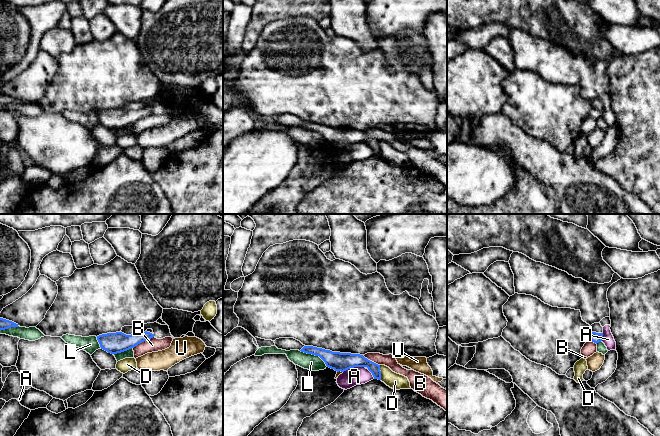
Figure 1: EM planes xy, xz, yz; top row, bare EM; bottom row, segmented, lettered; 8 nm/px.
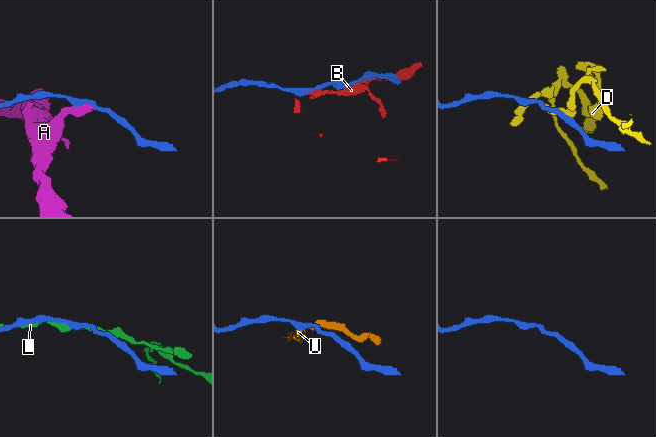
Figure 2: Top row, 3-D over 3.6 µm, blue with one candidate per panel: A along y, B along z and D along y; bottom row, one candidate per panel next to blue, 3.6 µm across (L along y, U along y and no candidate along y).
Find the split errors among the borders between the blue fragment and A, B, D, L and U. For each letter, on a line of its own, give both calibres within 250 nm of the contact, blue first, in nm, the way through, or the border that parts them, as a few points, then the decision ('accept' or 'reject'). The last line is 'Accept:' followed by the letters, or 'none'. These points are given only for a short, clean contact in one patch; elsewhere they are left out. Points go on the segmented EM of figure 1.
A: 150 nm thick on the blue side, 140 nm on the other; border along xz (364, 366), (350, 367), (343, 372); reject
B: 170 nm thick on the blue side, 110 nm on the other; reject
D: 110 nm thick on the blue side, 130 nm on the other; border along xz (379, 365), (381, 379); reject
L: 150 nm thick on the blue side, 130 nm on the other; reject
U: 150 nm thick on the blue side, 30 nm on the other; border along xz (342, 371), (337, 372); reject
Accept: none

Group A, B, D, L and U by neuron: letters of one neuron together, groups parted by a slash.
A U / B / D / L

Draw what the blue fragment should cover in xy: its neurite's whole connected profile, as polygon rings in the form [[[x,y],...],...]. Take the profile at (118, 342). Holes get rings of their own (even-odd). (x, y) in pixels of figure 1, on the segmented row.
[[[122,332],[107,333],[97,336],[101,349],[111,354],[117,354],[134,348],[138,344],[154,337],[150,332],[126,335]]]

